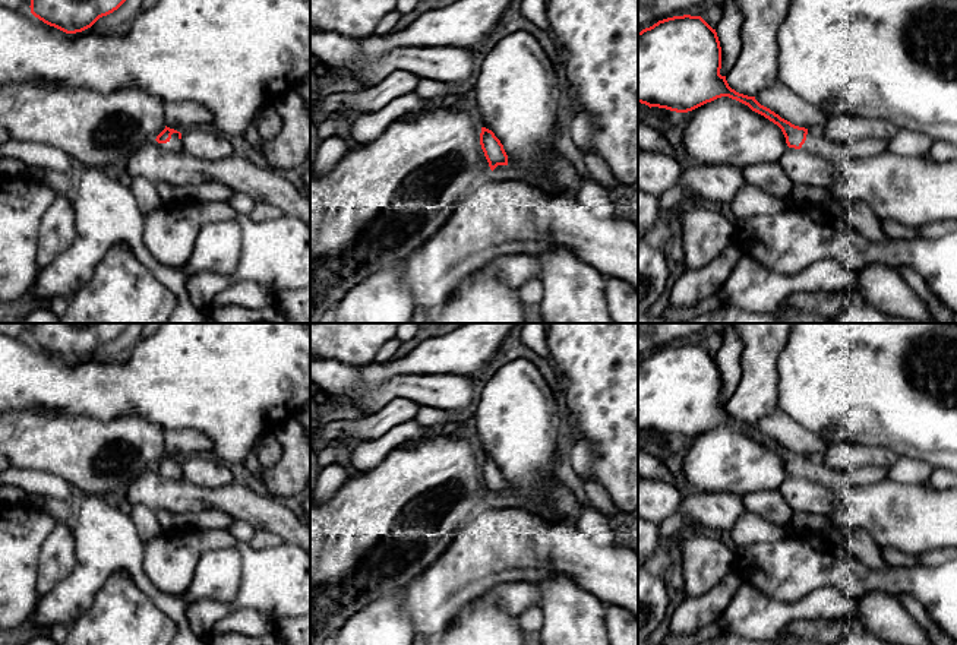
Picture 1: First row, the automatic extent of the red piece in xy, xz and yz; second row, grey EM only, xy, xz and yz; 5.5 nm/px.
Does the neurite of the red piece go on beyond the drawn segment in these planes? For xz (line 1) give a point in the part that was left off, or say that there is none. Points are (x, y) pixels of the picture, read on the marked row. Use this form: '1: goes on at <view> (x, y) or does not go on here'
1: goes on at xz (501, 170)

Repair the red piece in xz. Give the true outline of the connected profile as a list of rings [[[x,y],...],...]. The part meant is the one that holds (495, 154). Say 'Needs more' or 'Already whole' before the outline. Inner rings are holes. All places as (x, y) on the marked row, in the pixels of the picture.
Needs more. [[[481,127],[480,145],[492,170],[492,176],[493,177],[511,176],[508,155],[503,149],[503,145],[492,130]]]

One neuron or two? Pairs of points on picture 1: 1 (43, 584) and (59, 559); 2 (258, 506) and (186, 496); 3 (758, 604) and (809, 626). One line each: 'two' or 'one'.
1: one
2: one
3: two

